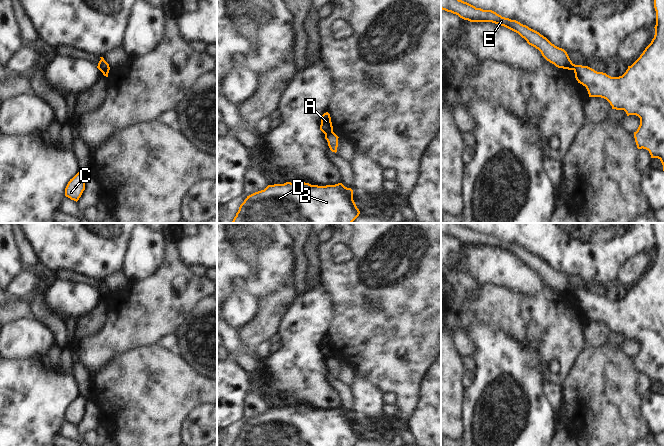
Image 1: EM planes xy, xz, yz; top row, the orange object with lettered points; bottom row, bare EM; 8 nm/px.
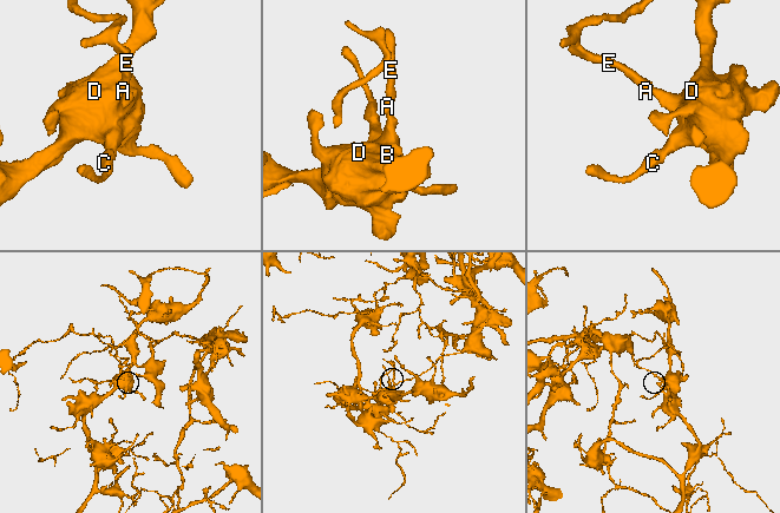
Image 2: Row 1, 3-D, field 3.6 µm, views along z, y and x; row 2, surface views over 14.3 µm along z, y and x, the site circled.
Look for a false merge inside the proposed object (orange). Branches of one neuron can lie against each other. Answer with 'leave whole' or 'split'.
split

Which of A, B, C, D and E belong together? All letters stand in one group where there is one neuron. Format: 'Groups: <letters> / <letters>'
Groups: A E / B C D

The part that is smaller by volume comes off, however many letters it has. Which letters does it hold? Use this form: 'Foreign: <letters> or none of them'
Foreign: A, E

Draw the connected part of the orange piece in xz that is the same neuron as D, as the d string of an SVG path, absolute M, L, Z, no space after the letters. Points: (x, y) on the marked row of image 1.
M286 182L268 185L264 190L247 196L232 223L352 223L359 214L360 211L353 200L353 190L342 183L318 186L305 182Z

